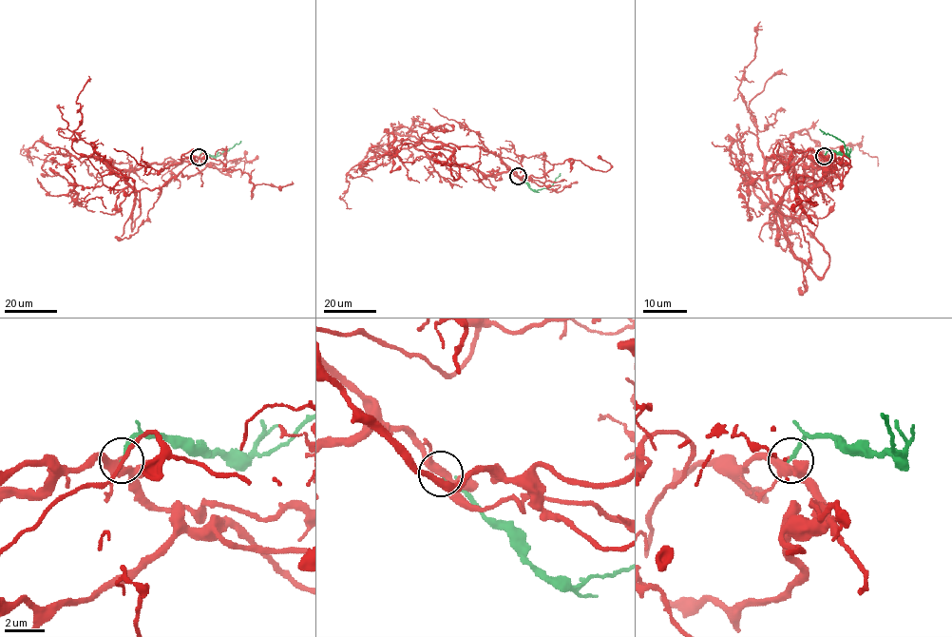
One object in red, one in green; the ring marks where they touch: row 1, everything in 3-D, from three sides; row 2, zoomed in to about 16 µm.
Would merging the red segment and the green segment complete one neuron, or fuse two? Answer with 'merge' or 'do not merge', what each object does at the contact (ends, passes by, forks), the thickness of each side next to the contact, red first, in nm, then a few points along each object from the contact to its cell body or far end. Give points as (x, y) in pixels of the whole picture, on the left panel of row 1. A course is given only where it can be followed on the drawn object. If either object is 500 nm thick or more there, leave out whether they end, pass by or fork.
merge; red forks there; green ends there; 240 nm thick on the red side, 180 nm on the other; red runs (199, 156), (126, 170), (93, 157), (72, 156), (66, 170), (74, 181), (77, 201), (101, 197), (105, 208); green runs (199, 157), (200, 154), (220, 155), (240, 141)

